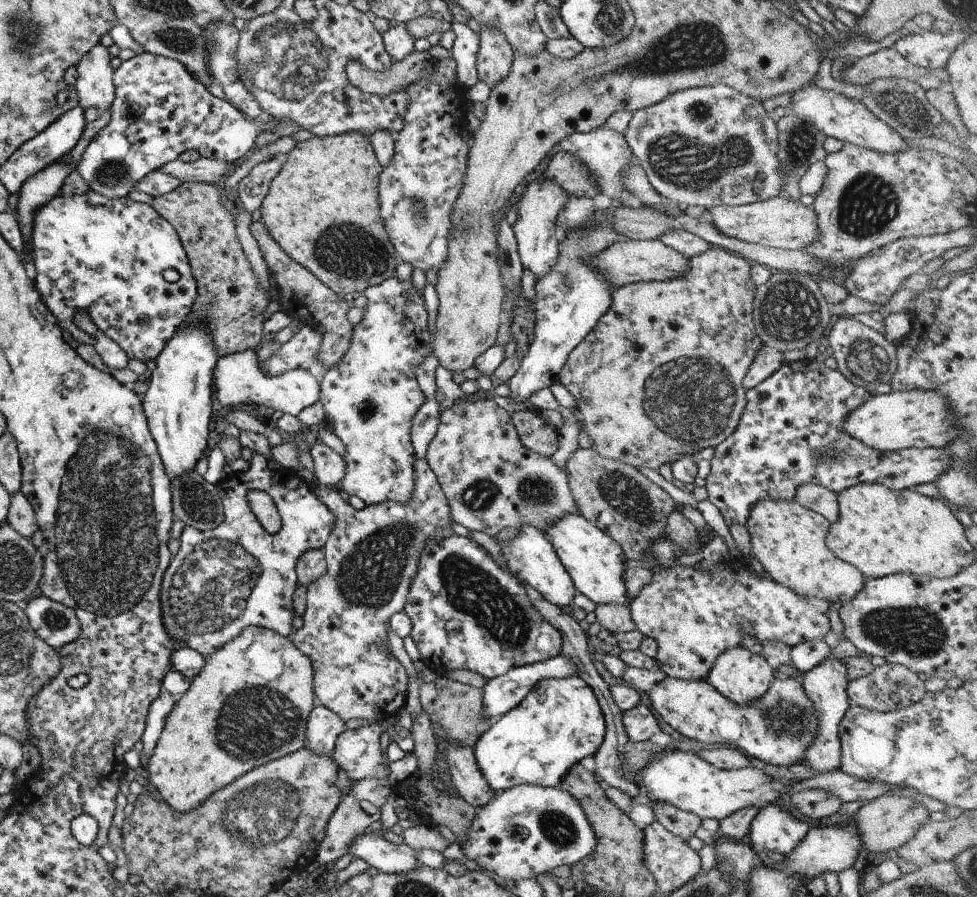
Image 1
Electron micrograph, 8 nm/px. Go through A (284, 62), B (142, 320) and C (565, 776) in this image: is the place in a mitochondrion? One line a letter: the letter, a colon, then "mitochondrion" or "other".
A: mitochondrion
B: other
C: other

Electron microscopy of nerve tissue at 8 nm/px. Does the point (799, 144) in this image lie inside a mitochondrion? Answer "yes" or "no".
yes

